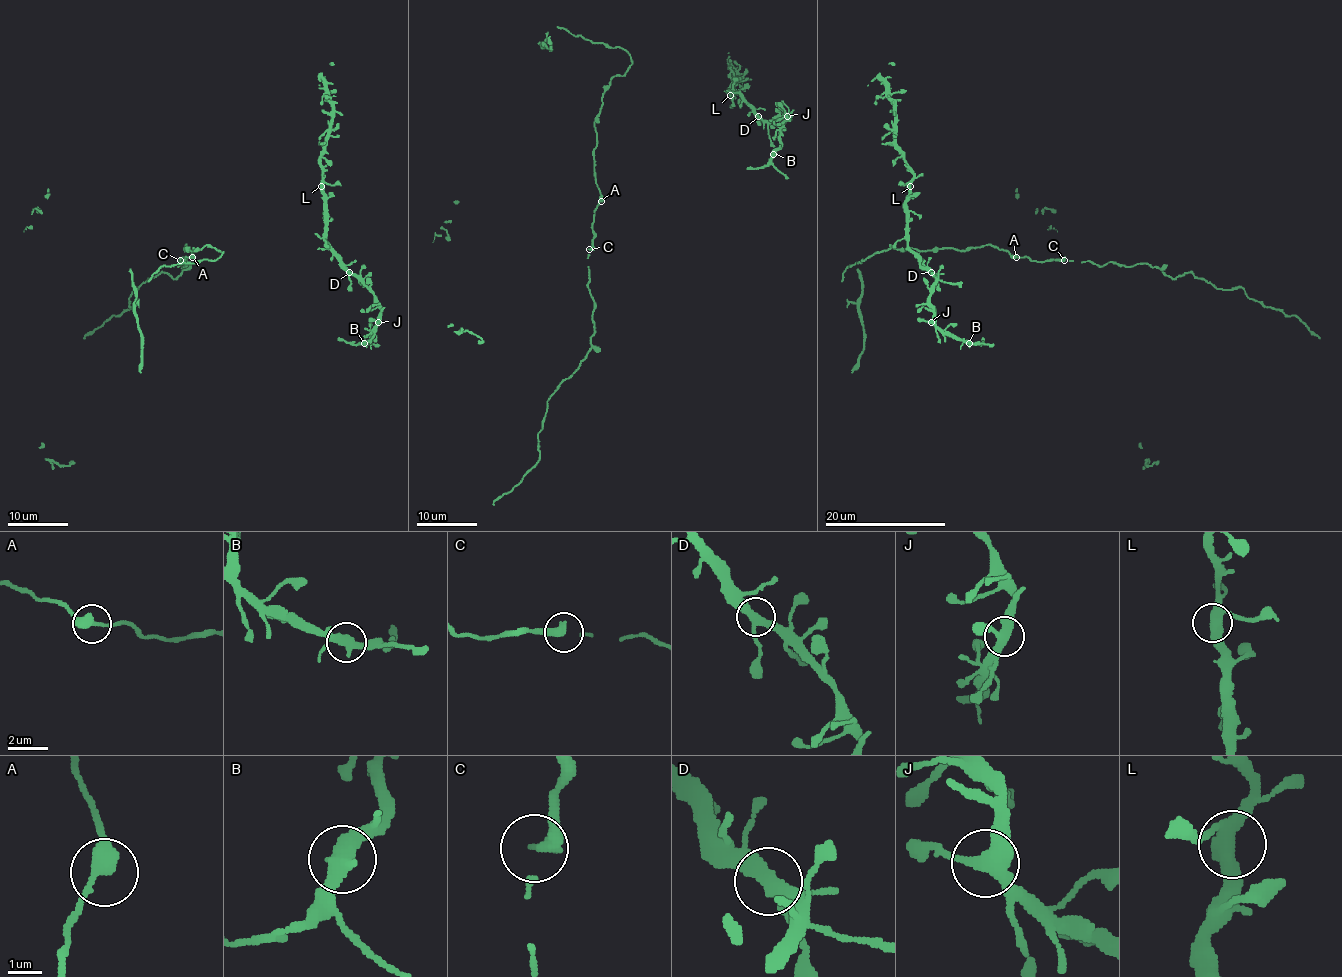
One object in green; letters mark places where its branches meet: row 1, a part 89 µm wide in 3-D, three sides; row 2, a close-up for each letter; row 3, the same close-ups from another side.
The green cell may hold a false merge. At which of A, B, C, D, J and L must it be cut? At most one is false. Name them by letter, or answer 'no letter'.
no letter

